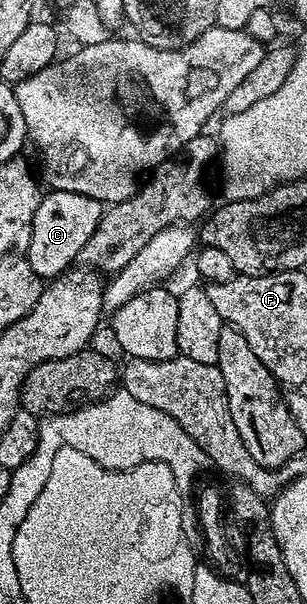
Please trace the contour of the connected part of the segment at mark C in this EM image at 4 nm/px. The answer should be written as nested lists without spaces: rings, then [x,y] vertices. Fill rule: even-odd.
[[[41,202],[38,210],[34,210],[34,226],[30,234],[30,242],[26,255],[34,272],[45,282],[51,282],[73,267],[76,259],[81,259],[87,249],[94,230],[98,230],[98,222],[102,215],[99,203],[80,202],[82,204],[48,204]]]

